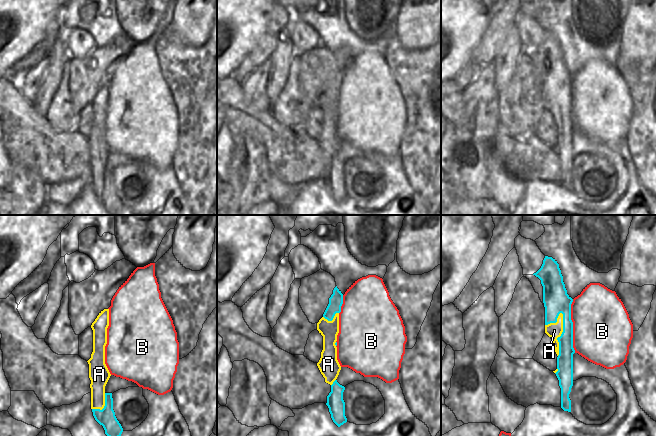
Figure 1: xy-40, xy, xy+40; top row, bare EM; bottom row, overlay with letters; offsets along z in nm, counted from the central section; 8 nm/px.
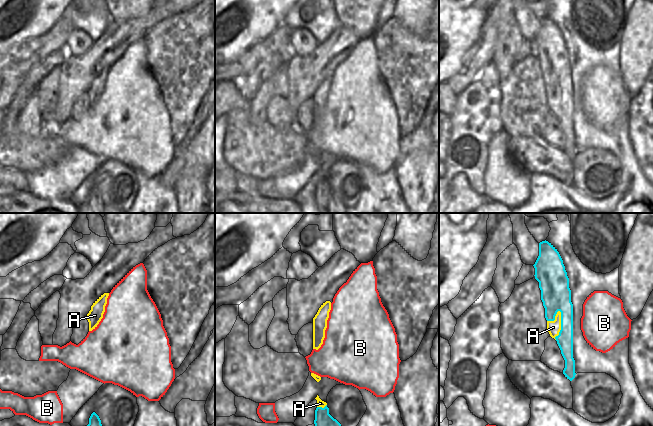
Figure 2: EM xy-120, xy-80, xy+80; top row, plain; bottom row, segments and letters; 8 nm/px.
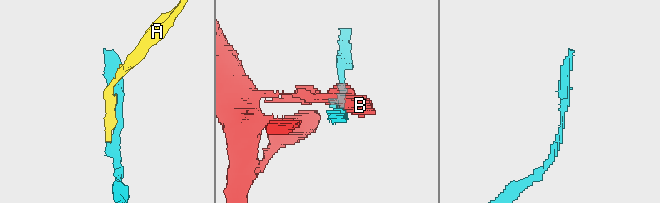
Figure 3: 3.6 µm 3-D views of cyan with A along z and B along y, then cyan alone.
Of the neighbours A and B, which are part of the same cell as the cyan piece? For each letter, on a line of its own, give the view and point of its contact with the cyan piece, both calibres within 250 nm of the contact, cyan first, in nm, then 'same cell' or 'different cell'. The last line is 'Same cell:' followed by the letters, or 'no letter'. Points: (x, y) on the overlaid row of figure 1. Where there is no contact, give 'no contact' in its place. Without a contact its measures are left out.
A: xy+40 (561, 334) | 170/130 nm | different cell
B: xy+40 (572, 326) | 200/480 nm | different cell
Same cell: no letter

